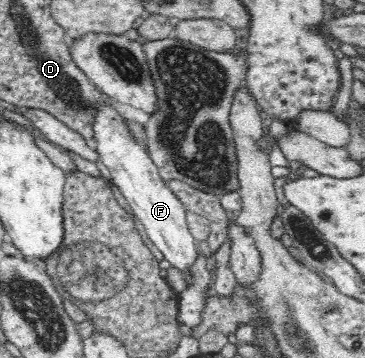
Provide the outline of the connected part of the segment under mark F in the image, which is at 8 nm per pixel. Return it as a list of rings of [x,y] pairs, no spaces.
[[[110,99],[108,105],[102,105],[94,117],[94,137],[92,143],[99,159],[109,169],[111,181],[118,187],[134,211],[135,217],[144,225],[148,239],[156,245],[162,257],[174,267],[180,275],[186,275],[184,281],[188,288],[196,283],[194,278],[194,265],[198,255],[205,249],[190,233],[186,218],[184,204],[174,195],[167,184],[162,181],[154,162],[149,157],[149,152],[142,150],[134,140],[123,123],[123,117]]]

